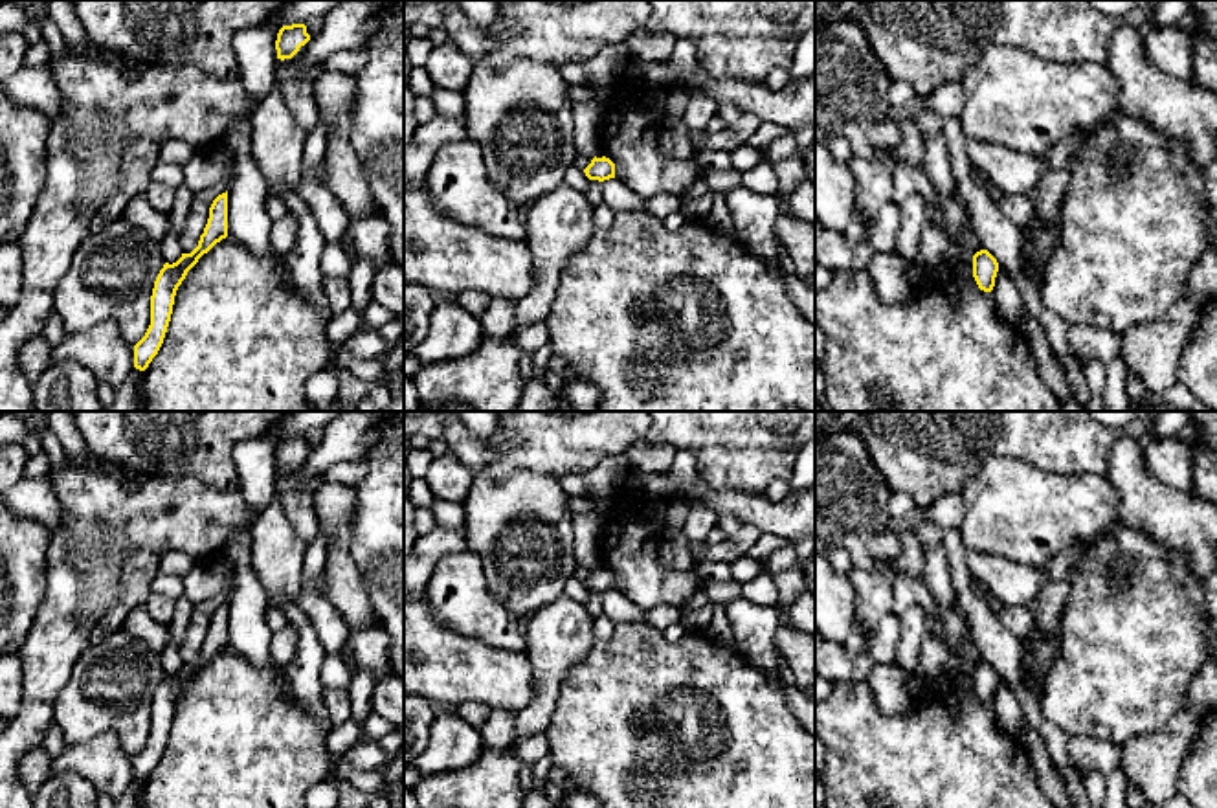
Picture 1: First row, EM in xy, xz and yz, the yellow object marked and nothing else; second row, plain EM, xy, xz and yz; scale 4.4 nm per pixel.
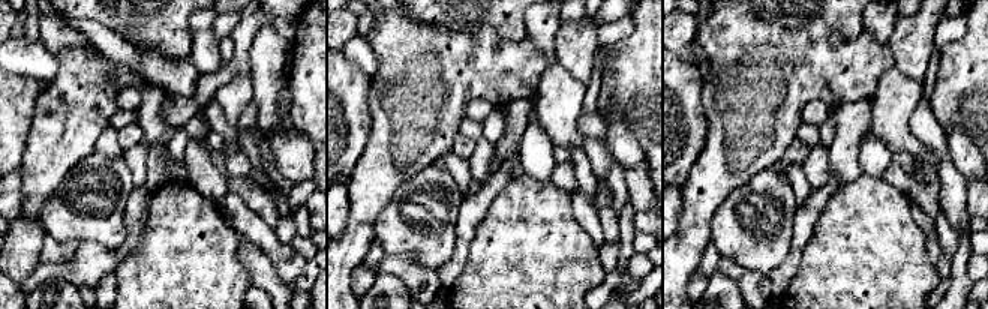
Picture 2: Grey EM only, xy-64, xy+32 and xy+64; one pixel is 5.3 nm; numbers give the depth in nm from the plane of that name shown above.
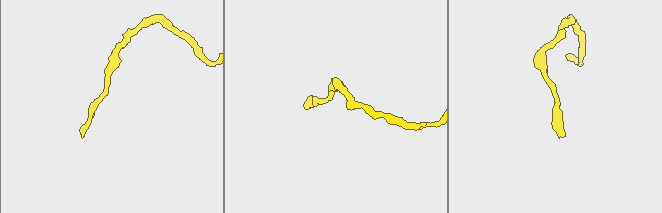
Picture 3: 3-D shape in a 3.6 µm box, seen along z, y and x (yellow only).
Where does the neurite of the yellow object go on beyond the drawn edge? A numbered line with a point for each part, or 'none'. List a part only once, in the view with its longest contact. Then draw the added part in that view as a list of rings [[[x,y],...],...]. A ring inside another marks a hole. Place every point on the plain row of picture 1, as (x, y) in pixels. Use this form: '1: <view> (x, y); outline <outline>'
none

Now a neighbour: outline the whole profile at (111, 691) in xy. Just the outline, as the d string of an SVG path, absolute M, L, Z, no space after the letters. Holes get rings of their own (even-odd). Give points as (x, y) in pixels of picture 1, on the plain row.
M125 628L116 630L75 663L70 681L53 703L53 724L61 727L70 746L114 735L123 751L138 755L151 736L151 707L163 676L156 652Z

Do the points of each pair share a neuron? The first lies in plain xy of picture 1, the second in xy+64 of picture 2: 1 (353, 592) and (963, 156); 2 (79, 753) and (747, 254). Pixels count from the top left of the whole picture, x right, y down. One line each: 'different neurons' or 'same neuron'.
1: same neuron
2: different neurons

